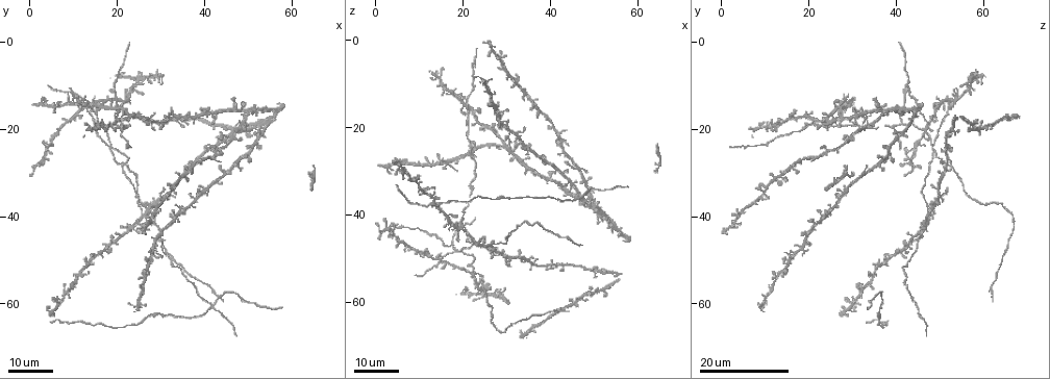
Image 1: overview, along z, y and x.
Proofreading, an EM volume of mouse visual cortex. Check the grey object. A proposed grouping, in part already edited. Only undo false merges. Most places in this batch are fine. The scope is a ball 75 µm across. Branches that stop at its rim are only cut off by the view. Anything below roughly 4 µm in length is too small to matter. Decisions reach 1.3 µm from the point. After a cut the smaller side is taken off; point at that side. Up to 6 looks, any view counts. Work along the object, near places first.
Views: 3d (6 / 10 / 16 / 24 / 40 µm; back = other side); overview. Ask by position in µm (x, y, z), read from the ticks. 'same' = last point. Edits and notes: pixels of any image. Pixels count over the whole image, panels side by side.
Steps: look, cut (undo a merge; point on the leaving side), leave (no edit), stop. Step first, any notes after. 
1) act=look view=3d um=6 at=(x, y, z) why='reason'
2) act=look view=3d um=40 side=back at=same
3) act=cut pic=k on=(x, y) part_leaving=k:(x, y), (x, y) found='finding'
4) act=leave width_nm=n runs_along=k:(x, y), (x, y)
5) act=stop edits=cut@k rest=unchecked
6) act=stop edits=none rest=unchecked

act=look view=3d um=24 at=(18.0, 24.0, 48.0) why='looks like a crossing'

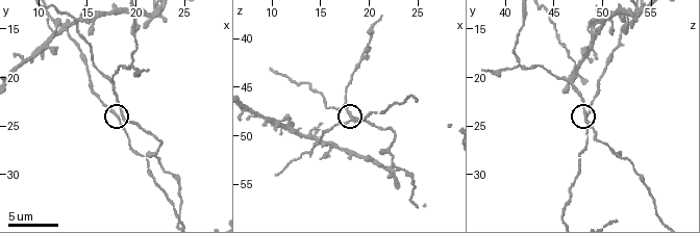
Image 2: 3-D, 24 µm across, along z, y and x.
act=look view=3d um=10 at=(18.4, 24.0, 48.4) why='zoom in'

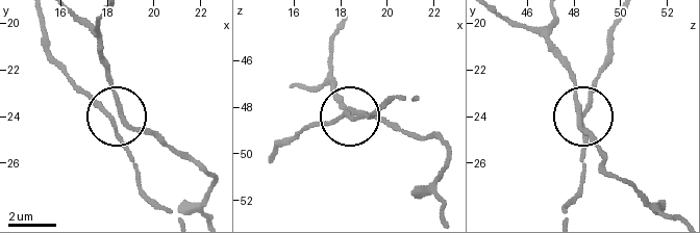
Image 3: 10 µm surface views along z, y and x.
act=leave arms=4 found='continuous, no second neuron'

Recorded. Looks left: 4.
act=look view=3d um=16 at=(26.5, 39.5, 47.5) why='looks like a crossing'

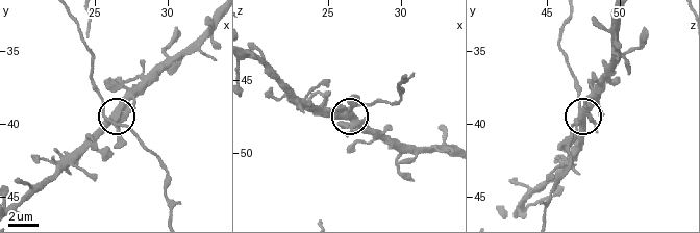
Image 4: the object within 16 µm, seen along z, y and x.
act=look view=3d um=6 at=(26.6, 39.8, 47.2)

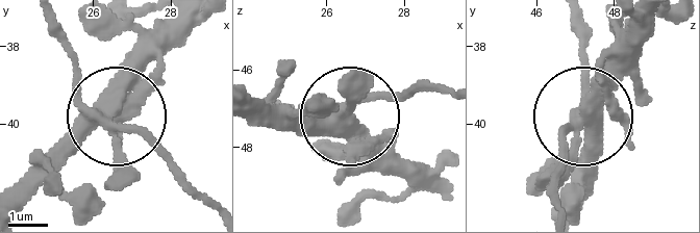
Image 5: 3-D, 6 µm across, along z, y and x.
act=look view=3d um=6 side=back at=(26.45, 39.70, 47.25)

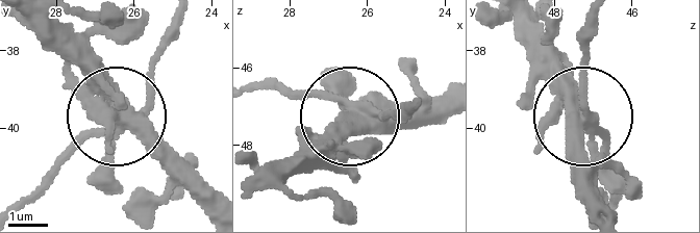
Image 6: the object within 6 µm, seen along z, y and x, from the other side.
act=leave side_arm_um=71 runs_along=6:(413, 102), (349, 119), (286, 182) found='one neuron here'

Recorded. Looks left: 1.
act=stop edits=none rest=unchecked

